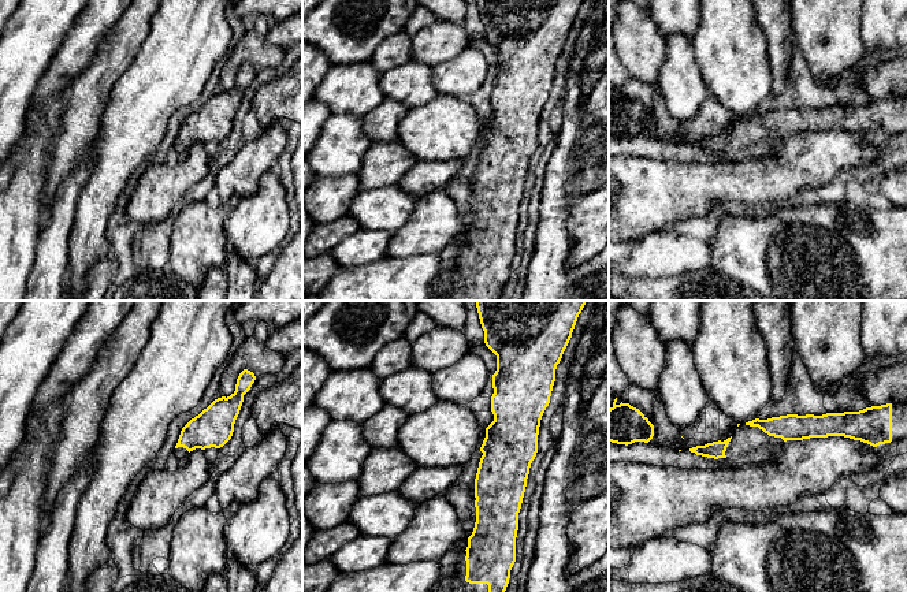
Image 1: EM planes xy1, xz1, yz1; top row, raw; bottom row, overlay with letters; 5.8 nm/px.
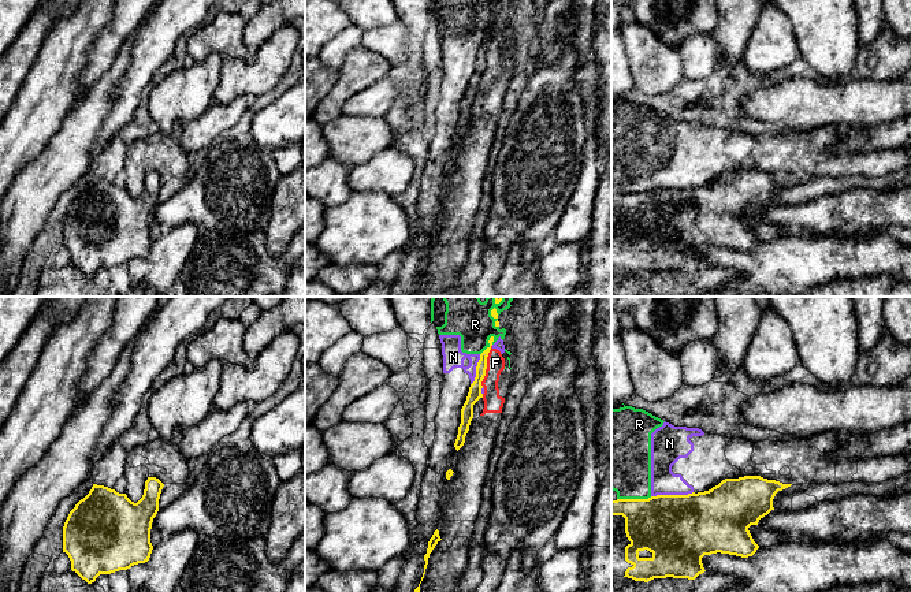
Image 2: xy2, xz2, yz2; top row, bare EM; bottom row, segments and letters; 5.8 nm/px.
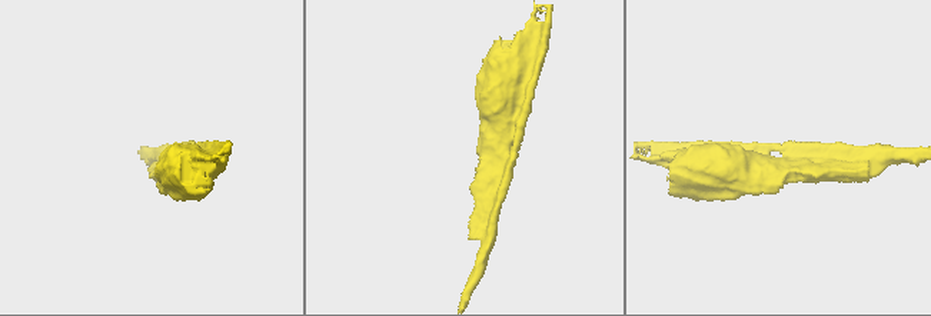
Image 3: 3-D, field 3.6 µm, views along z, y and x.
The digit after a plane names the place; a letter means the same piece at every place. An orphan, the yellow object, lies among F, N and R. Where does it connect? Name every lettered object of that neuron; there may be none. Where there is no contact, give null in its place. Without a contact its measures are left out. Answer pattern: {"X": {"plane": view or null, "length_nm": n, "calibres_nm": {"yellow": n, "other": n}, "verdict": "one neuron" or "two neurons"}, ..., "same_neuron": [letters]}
{"F": {"plane": "xz2", "length_nm": 260, "calibres_nm": {"yellow": 80, "other": 110}, "verdict": "two neurons"}, "N": {"plane": "yz2", "length_nm": 260, "calibres_nm": {"yellow": 420, "other": 160}, "verdict": "two neurons"}, "R": {"plane": "yz2", "length_nm": 200, "calibres_nm": {"yellow": 360, "other": 360}, "verdict": "two neurons"}, "same_neuron": []}

